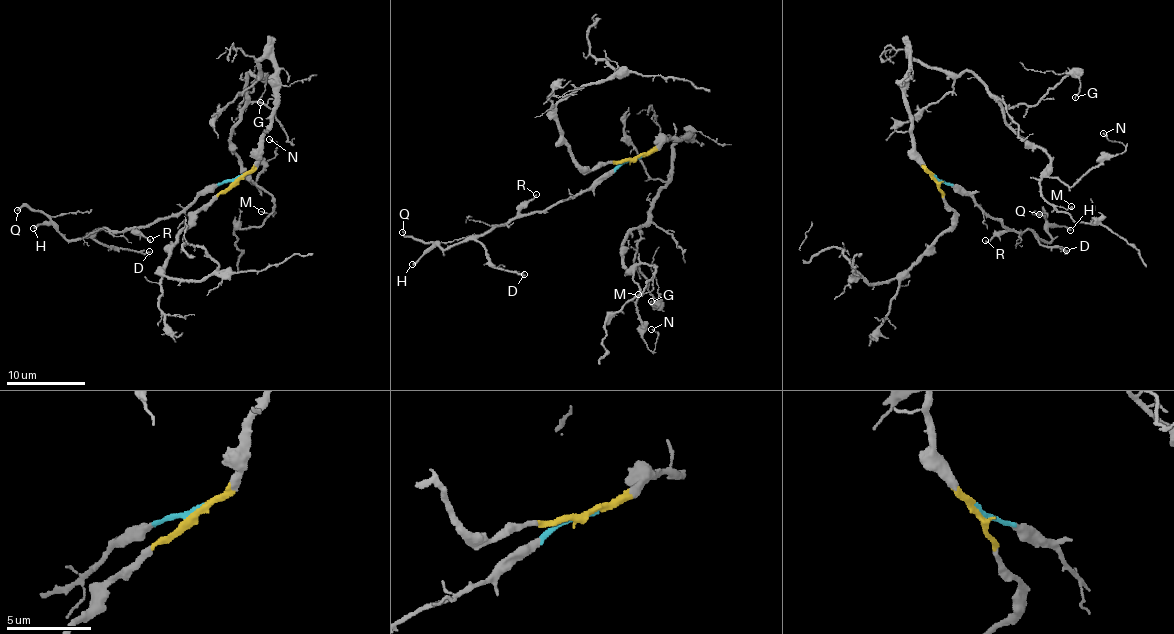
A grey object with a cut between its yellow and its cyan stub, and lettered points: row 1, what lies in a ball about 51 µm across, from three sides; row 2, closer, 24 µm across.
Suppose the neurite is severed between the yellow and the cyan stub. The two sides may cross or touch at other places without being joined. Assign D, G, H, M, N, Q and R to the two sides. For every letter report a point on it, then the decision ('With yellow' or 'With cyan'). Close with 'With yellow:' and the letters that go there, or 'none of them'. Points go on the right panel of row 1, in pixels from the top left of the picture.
D: Place: (1066, 250). With cyan
G: Place: (1075, 97). With yellow
H: Place: (1070, 230). With cyan
M: Place: (1071, 206). With yellow
N: Place: (1103, 133). With yellow
Q: Place: (1039, 214). With cyan
R: Place: (985, 240). With cyan
With yellow: G, M, N

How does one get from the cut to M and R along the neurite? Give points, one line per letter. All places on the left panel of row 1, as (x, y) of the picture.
M: (237, 180), (256, 161), (275, 106), (267, 58), (251, 72), (231, 145), (272, 199), (269, 215), (260, 211)
R: (237, 180), (223, 180), (204, 188), (181, 211), (136, 227), (136, 231), (149, 239)

